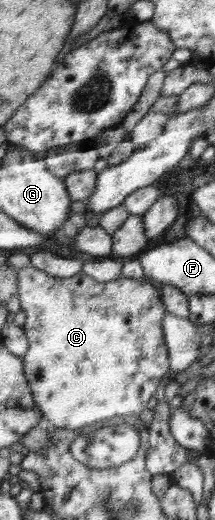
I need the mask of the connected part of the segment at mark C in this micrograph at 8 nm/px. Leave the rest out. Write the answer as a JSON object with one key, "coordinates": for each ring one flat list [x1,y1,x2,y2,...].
{"coordinates":[[32,265,17,270,18,277,18,300,22,312,26,313,26,321,23,329,27,336,29,347,25,356,25,377,29,380,30,389,33,392,33,400,36,401,38,409,41,410,43,422,50,423,54,427,72,429,80,431,80,428,92,425,96,422,111,419,114,416,138,416,148,409,148,400,154,394,154,390,160,384,160,378,166,374,168,366,169,352,166,352,164,318,165,303,160,302,158,290,150,284,150,277,140,277,137,279,120,278,110,282,98,282,91,276,80,271,70,278,58,278,50,276,42,269,34,268]]}

